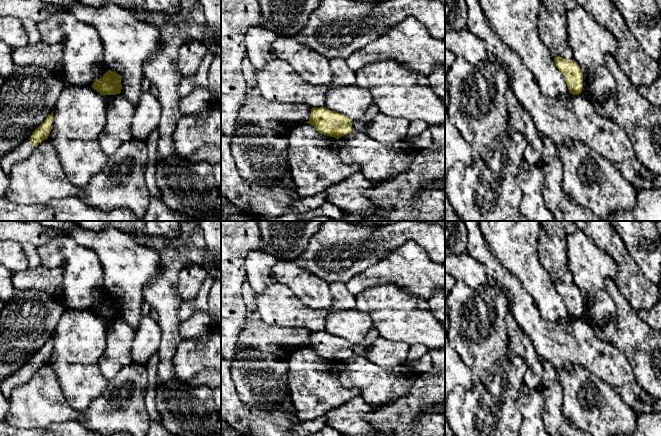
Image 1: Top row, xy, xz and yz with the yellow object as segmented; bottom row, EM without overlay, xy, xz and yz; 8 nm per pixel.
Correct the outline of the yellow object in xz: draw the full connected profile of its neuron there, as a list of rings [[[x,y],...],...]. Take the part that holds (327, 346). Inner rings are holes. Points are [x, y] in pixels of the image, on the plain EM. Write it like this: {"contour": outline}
{"contour": [[[374,327],[366,334],[362,344],[352,344],[348,340],[331,335],[326,331],[312,332],[310,343],[305,347],[314,350],[319,357],[338,364],[354,354],[367,358],[367,348],[378,337],[379,332]]]}

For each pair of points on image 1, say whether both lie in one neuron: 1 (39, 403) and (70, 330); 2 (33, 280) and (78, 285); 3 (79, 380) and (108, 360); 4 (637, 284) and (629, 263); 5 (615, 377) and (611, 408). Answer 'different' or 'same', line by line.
1: different
2: different
3: different
4: same
5: different

